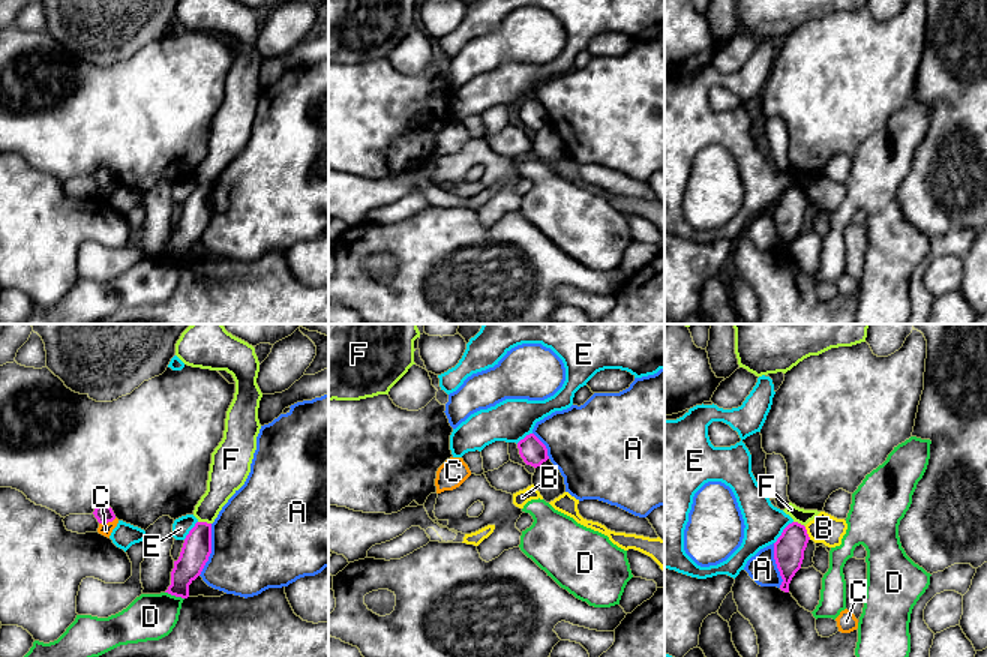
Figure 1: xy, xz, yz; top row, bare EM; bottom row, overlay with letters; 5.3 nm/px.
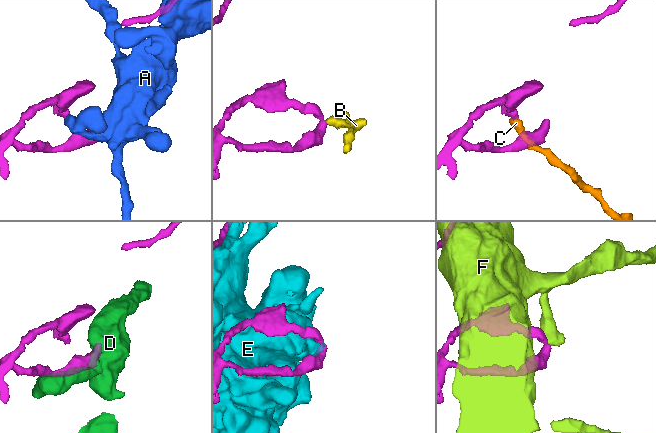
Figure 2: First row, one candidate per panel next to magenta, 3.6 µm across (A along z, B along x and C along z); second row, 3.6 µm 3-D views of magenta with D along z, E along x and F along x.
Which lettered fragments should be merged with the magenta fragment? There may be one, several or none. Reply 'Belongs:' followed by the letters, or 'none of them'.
Belongs: none of them

